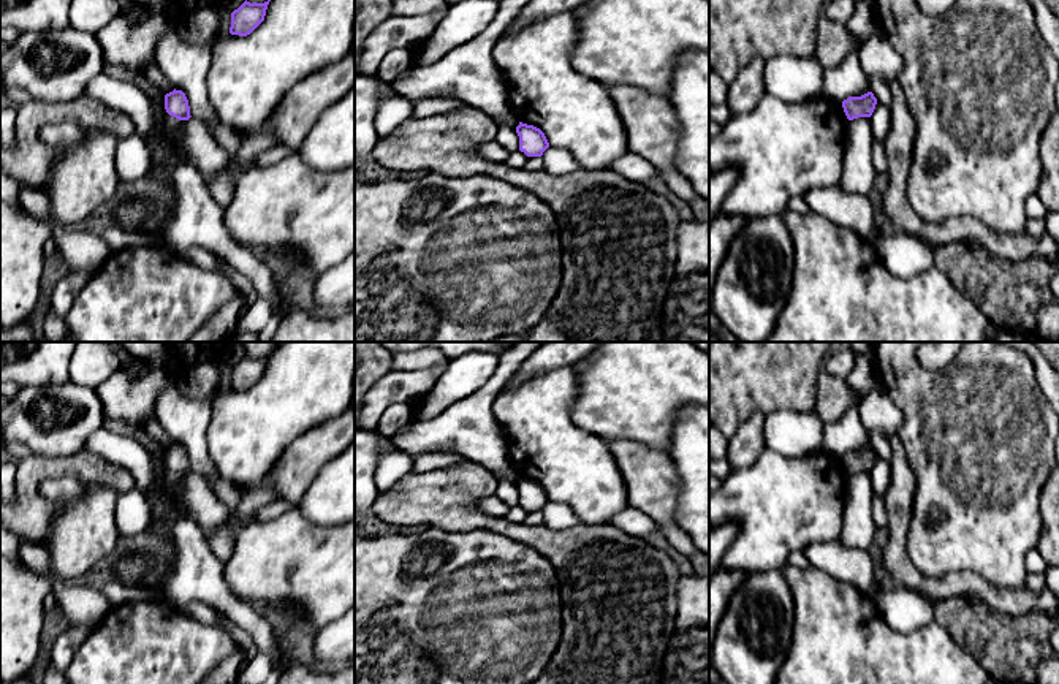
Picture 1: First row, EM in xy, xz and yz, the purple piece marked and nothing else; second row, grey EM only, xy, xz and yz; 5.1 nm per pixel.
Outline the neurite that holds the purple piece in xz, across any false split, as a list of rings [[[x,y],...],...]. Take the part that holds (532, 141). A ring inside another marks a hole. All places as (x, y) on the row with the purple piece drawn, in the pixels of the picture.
[[[519,122],[516,133],[519,136],[519,150],[527,157],[541,157],[543,152],[549,147],[545,133],[533,125]]]

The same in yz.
[[[867,92],[861,97],[848,97],[842,101],[844,112],[848,120],[858,117],[871,117],[877,104],[877,98],[872,92]]]

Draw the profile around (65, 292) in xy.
[[[97,268],[68,272],[52,290],[49,304],[59,317],[66,317],[76,296],[95,274]]]

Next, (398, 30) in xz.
[[[446,11],[419,16],[391,16],[364,41],[358,73],[377,74],[378,65],[393,48],[416,48],[437,28]]]

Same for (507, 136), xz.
[[[500,125],[494,139],[508,152],[519,149],[519,136],[513,127]]]

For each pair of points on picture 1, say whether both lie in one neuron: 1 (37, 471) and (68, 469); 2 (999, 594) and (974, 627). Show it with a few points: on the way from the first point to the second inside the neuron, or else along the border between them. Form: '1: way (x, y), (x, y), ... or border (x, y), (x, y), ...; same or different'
1: way (45, 469), (60, 469); same
2: border (953, 597), (967, 597), (1001, 611), (1026, 615); different

